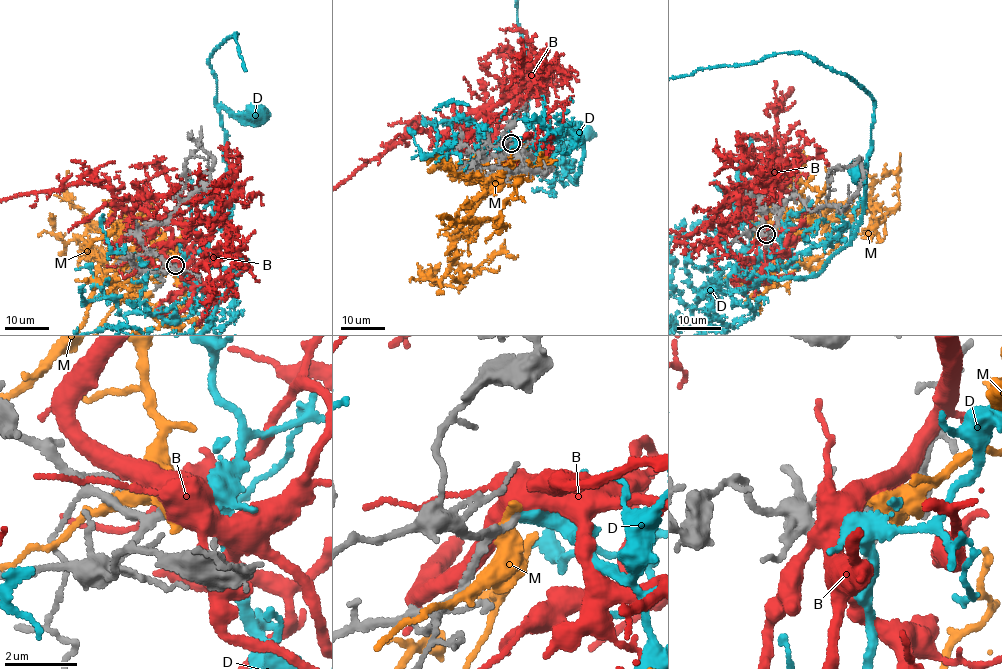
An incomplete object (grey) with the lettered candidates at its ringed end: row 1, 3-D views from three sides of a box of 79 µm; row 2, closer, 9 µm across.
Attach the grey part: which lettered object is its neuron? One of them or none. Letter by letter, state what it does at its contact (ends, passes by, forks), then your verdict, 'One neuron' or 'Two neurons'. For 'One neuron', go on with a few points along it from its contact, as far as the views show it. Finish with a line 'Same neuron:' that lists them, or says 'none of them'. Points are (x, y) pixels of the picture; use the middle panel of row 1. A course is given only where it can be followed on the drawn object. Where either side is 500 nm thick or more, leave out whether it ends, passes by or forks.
B: It forks there. Two neurons
D: One neuron. Its course: (511, 143), (522, 150), (576, 133), (576, 181), (549, 151), (582, 129)
M: It ends there. Two neurons
Same neuron: D

